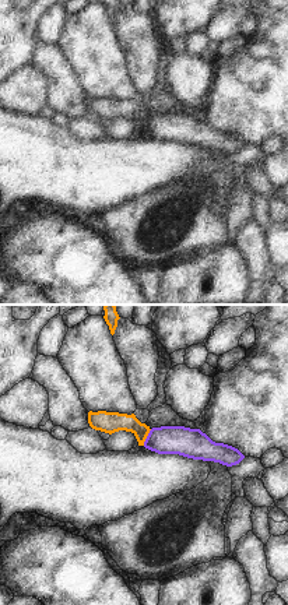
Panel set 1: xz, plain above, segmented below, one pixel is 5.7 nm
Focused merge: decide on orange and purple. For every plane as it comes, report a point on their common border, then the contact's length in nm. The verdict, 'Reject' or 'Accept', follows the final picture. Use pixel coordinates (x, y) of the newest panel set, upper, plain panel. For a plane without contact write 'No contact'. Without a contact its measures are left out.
Touches orange at (146, 125). Shared border 110 nm.

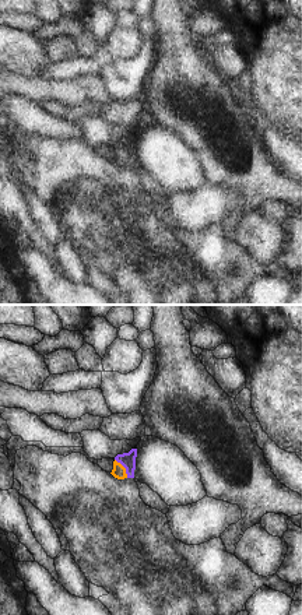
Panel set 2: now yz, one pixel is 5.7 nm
Touches orange at (125, 155). Shared border 130 nm.

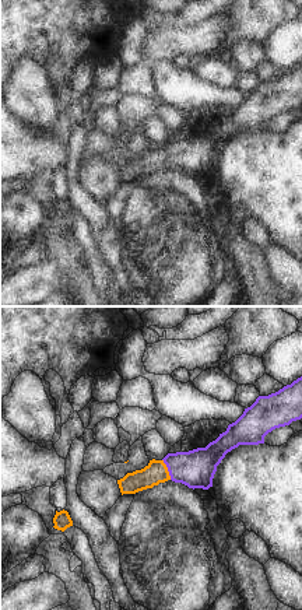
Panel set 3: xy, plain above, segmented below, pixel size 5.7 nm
Touches orange at (167, 155). Shared border 130 nm.

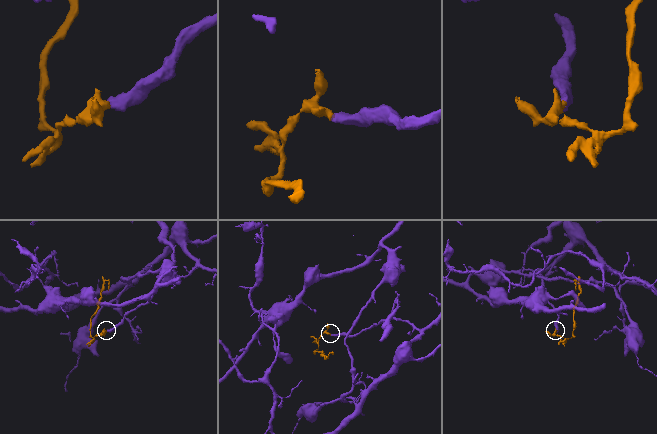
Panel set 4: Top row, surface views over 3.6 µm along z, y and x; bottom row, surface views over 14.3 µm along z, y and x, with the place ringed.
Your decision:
Accept.

